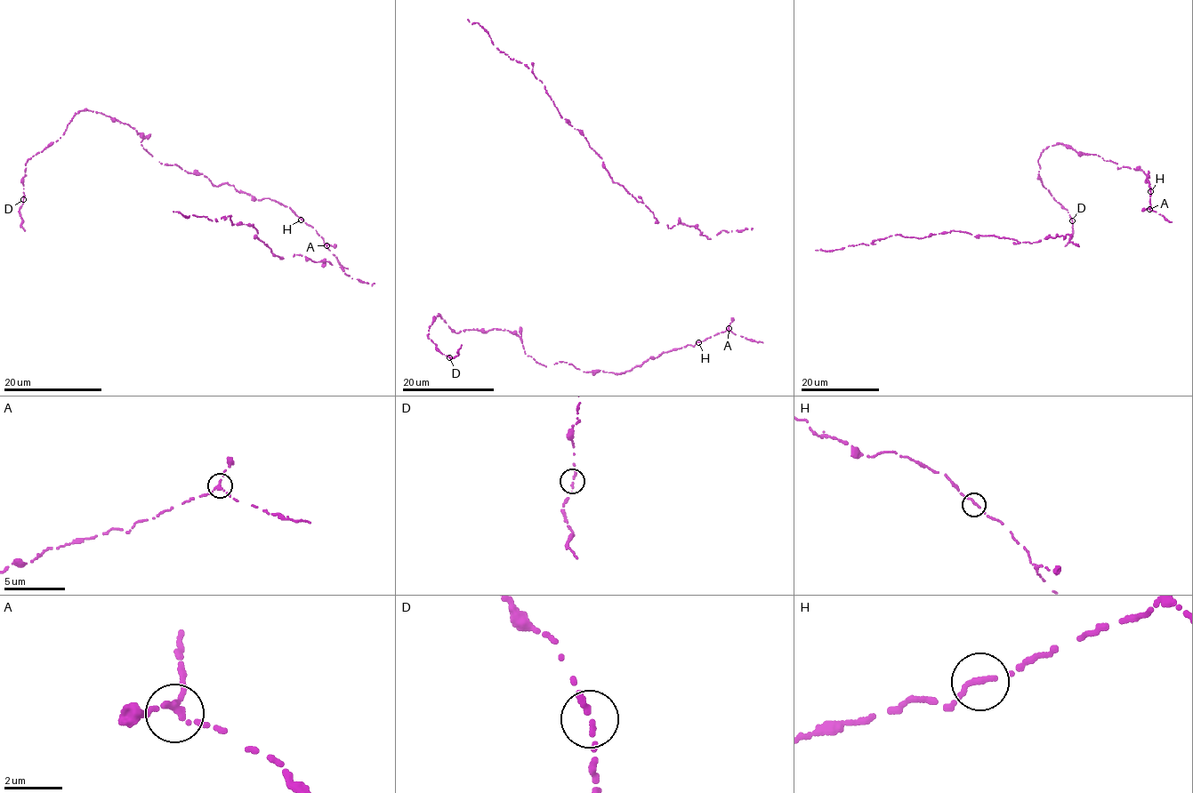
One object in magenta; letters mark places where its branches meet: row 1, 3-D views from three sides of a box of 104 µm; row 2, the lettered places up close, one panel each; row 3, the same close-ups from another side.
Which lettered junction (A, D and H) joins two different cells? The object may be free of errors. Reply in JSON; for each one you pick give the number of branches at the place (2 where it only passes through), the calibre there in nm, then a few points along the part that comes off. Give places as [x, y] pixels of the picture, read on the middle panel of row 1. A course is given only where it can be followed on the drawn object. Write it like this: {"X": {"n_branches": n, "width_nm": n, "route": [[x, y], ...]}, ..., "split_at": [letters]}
{"split_at": []}

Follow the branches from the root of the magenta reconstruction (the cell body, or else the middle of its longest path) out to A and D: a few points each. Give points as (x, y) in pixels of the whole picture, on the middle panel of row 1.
A: (705, 340), (729, 328)
D: (705, 340), (624, 372), (585, 372), (538, 364), (508, 330), (455, 332), (439, 313), (427, 336), (449, 357)

